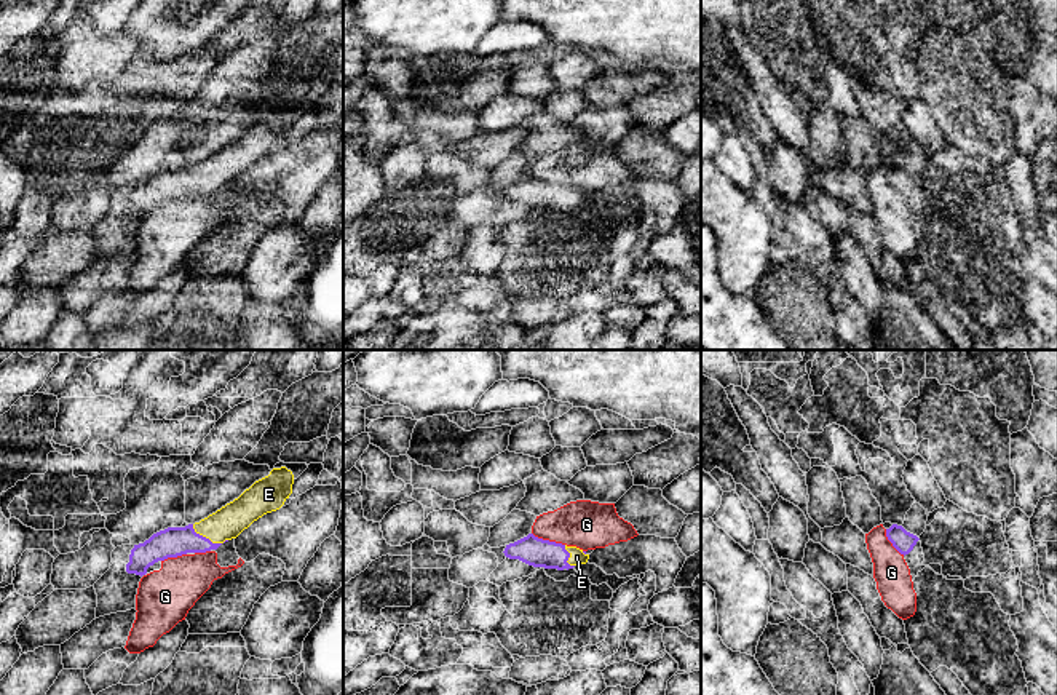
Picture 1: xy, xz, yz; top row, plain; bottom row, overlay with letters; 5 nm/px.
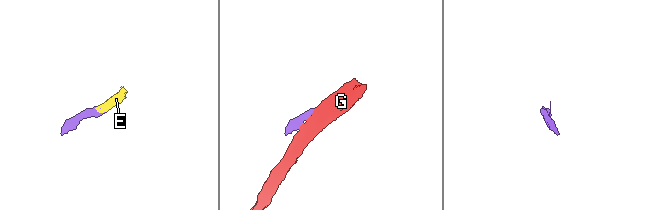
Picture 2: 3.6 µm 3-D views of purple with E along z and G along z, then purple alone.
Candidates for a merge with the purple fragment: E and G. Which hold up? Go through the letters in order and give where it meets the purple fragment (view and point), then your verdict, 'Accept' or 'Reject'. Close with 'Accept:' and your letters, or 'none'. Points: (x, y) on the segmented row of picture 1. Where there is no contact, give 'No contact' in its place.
E: Touches purple at xy (208, 539). Accept
G: Touches purple at xz (548, 540). Reject
Accept: E

